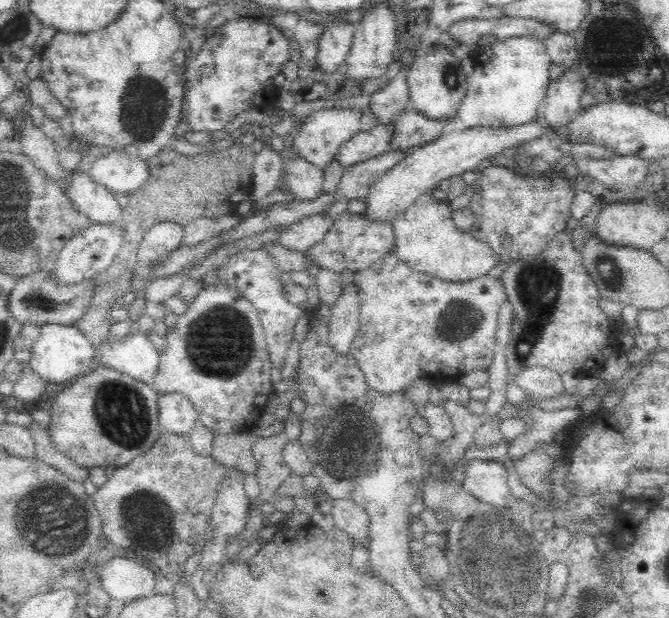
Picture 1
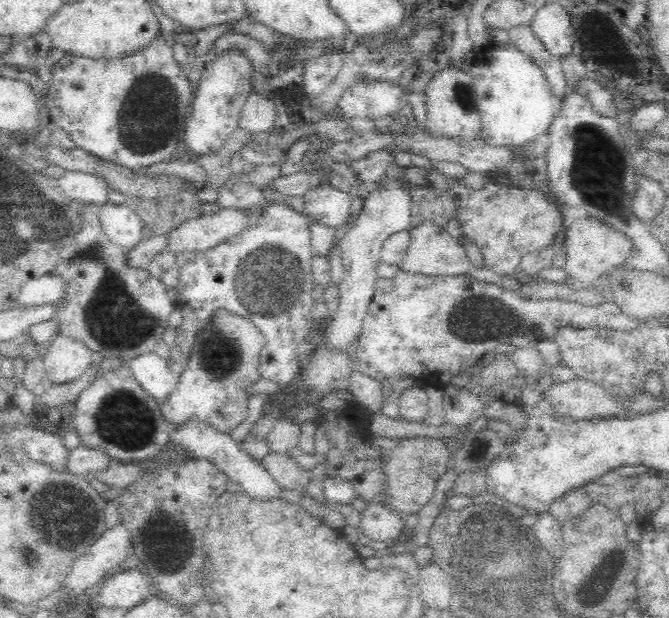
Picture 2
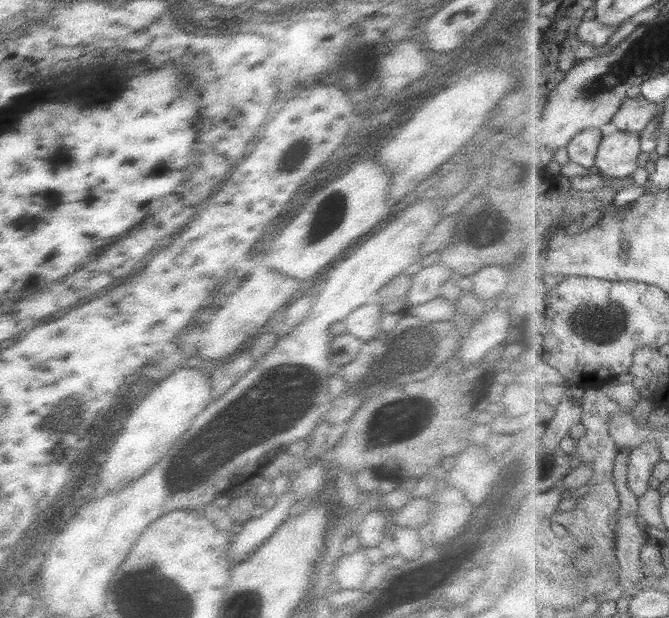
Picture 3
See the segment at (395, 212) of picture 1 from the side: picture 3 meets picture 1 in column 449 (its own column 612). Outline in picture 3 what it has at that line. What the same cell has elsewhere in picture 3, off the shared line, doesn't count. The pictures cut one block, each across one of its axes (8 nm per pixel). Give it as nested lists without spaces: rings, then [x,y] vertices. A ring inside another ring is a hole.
[[[616,131],[605,136],[597,156],[600,174],[609,178],[625,179],[640,168],[642,142],[640,134]]]

